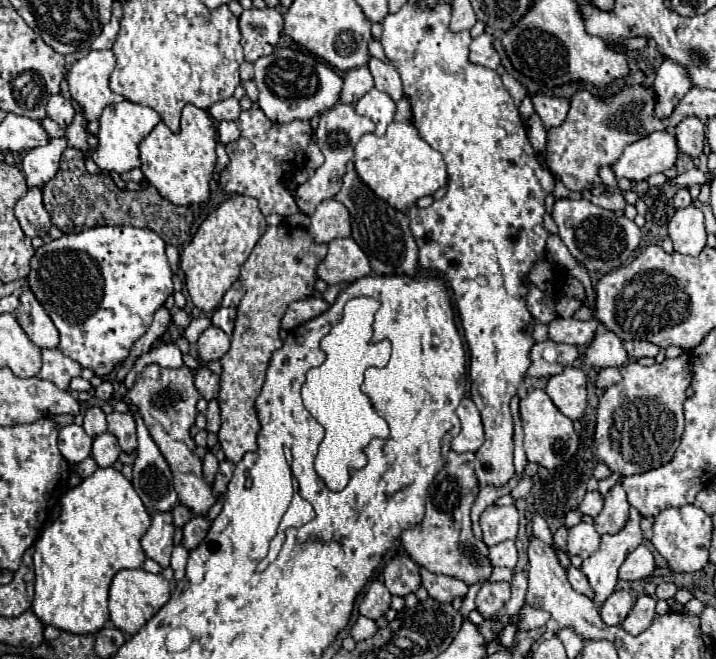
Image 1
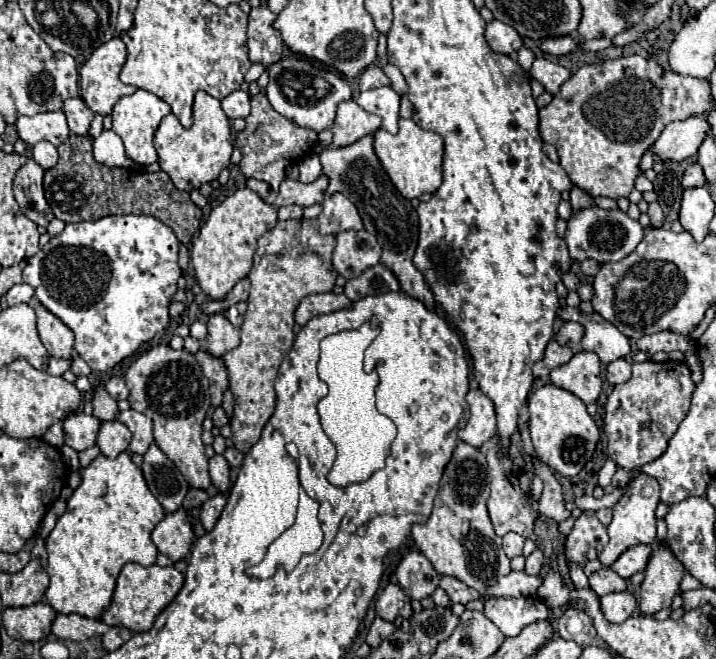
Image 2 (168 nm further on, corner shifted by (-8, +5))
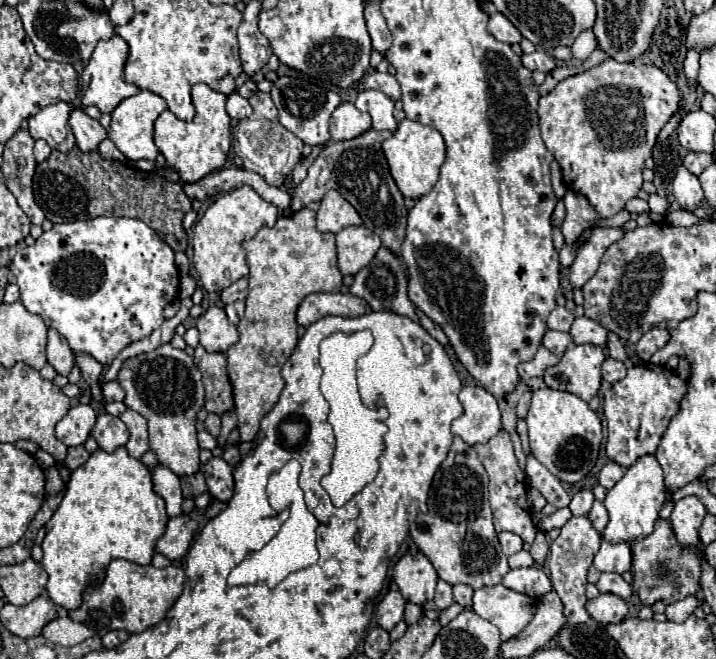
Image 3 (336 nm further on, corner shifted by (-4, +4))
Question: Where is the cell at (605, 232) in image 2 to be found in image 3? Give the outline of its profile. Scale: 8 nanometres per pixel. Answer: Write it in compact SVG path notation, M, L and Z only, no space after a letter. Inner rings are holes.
M570 244L570 246L564 246L562 250L560 250L560 266L564 266L564 268L568 268L572 262L574 262L574 258L576 258L576 246L574 244Z

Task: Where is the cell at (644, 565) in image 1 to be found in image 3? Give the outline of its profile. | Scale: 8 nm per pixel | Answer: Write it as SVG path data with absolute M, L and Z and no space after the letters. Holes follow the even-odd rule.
M604 540L598 554L594 556L594 566L598 572L622 574L622 572L630 570L630 566L632 566L632 552L626 542L610 544Z

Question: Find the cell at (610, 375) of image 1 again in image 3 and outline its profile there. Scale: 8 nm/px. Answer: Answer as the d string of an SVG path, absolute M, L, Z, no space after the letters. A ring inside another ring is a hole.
M606 358L606 362L602 364L602 378L606 380L606 382L618 382L618 380L622 380L626 376L626 366L622 364L622 362L618 362L618 360L614 360L614 358Z

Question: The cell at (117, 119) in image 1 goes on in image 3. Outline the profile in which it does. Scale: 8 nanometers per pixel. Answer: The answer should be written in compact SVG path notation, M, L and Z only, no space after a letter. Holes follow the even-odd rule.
M142 90L136 96L130 96L126 100L122 100L116 110L112 112L112 124L108 128L108 136L110 140L116 144L116 148L128 158L128 160L156 160L158 156L158 148L152 140L152 130L154 130L154 120L166 110L166 102L150 92L150 90Z

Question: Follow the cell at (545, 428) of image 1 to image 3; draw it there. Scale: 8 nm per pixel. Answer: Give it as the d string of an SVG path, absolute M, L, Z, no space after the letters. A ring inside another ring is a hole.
M552 388L534 390L526 422L532 454L562 482L580 482L594 468L602 444L602 424L582 398Z

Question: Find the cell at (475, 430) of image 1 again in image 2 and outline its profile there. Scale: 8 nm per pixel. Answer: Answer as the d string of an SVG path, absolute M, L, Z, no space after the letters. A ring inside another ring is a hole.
M472 389L466 395L466 401L470 407L470 421L466 423L464 429L460 429L458 437L472 447L480 447L482 443L496 435L494 405L480 389Z

